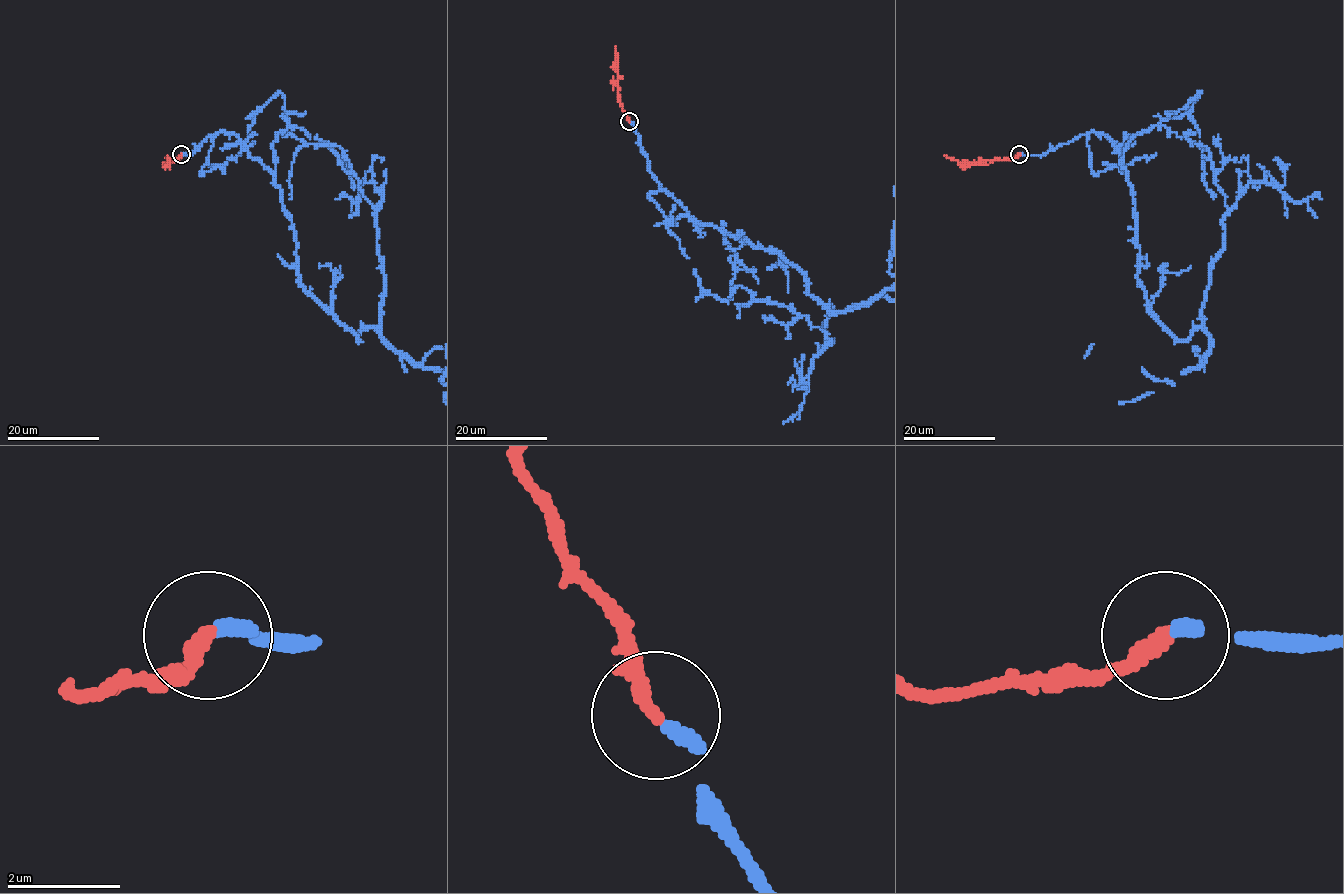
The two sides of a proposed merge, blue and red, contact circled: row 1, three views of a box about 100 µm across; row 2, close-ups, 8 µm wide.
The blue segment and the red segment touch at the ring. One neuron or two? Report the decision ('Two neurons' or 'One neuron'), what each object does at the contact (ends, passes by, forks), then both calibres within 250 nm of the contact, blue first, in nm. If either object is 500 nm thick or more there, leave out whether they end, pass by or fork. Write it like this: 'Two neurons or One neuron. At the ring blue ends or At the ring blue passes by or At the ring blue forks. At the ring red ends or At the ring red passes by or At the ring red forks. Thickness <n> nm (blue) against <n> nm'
One neuron. At the ring blue ends. At the ring red ends. Thickness 260 nm (blue) against 280 nm

